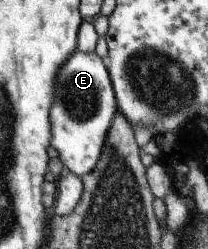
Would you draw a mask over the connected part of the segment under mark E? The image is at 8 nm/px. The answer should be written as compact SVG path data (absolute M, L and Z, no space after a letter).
M76 49L66 58L64 66L56 70L54 100L48 112L50 145L58 153L62 167L76 178L82 178L94 169L116 107L108 72L94 52L84 54Z

